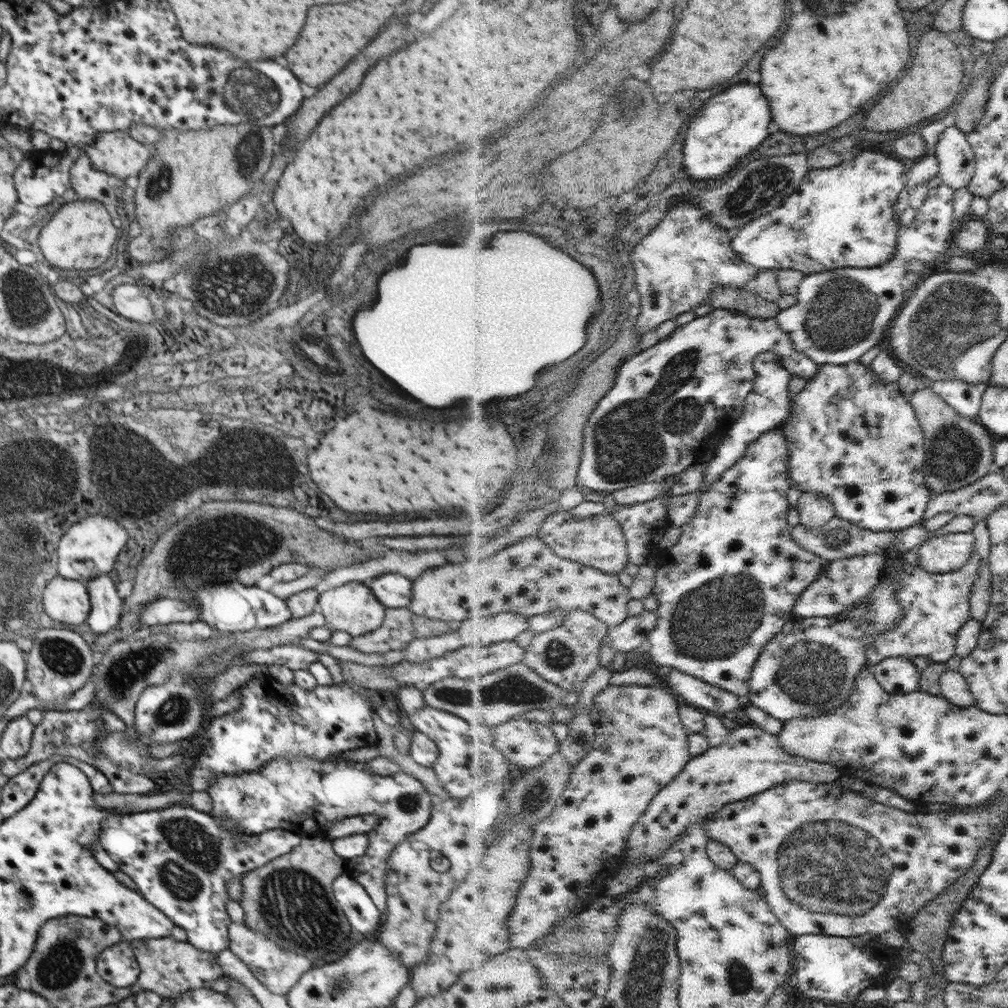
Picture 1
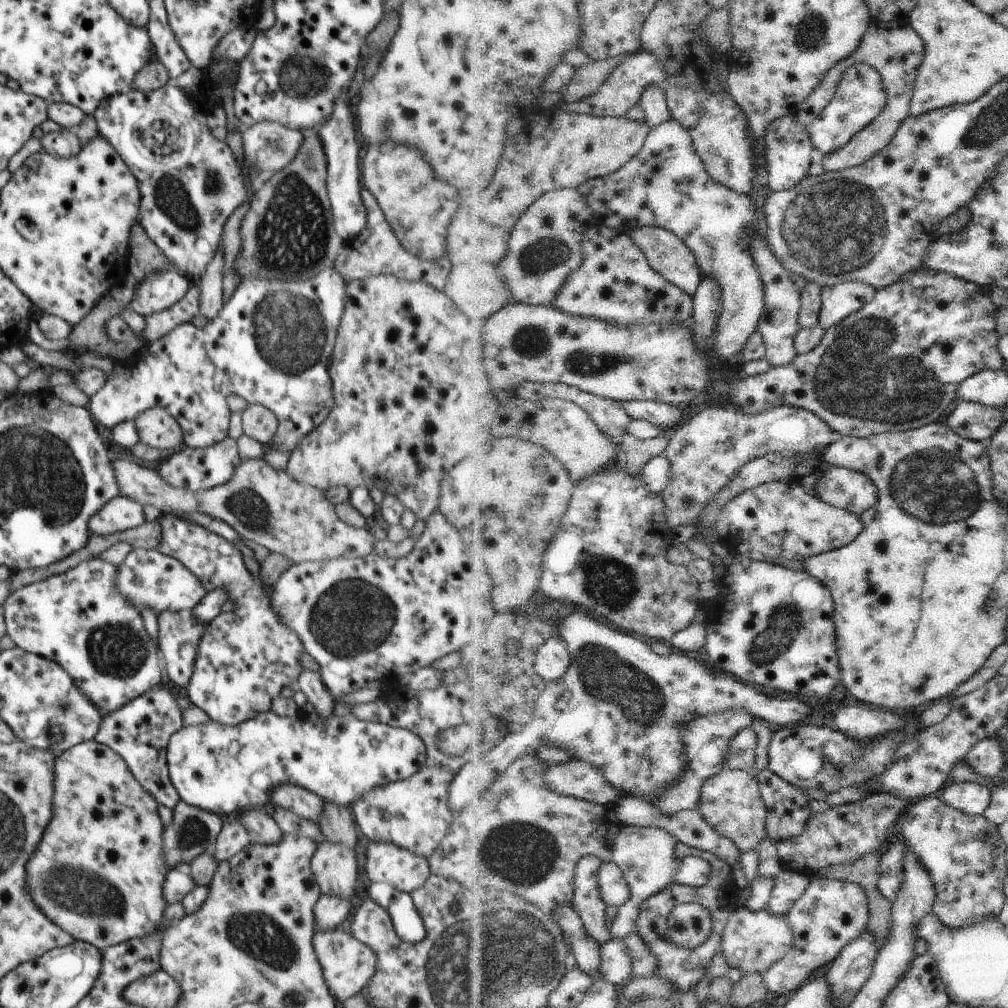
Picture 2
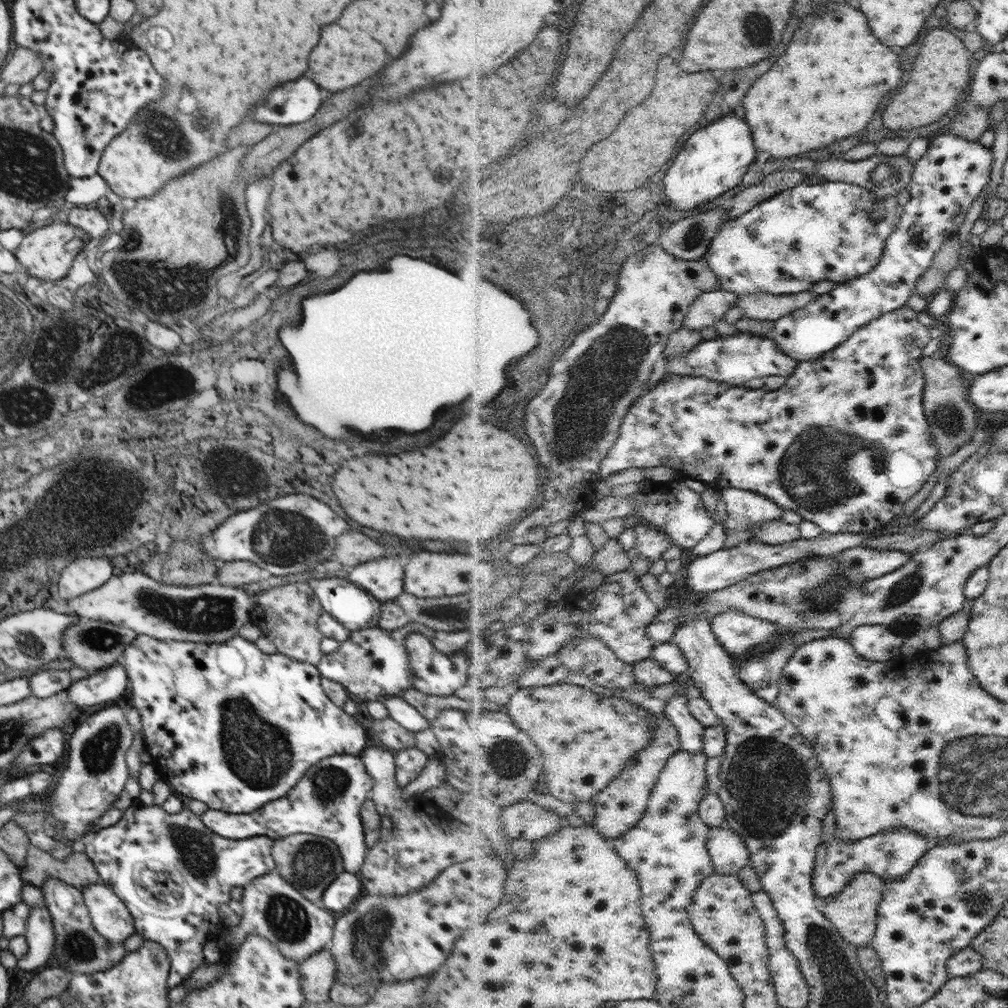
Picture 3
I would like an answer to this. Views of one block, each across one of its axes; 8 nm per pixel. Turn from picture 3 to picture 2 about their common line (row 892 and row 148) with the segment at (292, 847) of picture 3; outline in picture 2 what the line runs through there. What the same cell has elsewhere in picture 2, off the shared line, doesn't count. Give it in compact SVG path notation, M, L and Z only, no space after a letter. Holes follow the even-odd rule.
M318 130L316 131L302 131L303 143L298 151L298 154L293 158L287 167L284 167L280 172L274 175L262 186L262 189L255 192L249 202L249 209L244 215L239 230L241 238L240 252L236 260L236 276L240 279L247 279L248 277L258 277L261 279L281 280L281 281L302 281L304 279L312 278L319 272L335 268L335 260L345 245L343 238L336 232L331 202L329 201L329 194L327 193L327 160L322 146L321 138L319 137Z

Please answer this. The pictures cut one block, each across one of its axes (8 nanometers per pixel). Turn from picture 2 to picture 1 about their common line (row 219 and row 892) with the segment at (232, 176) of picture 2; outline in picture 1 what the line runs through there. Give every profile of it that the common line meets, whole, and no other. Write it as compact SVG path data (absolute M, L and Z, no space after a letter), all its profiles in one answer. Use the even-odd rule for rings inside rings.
M170 805L170 807L130 814L110 815L102 821L100 844L108 856L134 880L139 893L155 908L164 913L175 926L186 931L188 942L198 950L218 955L229 948L228 924L231 923L226 904L231 899L226 891L226 882L239 874L256 870L270 860L288 854L298 846L300 836L282 829L272 829L257 835L246 835L236 841L232 833L220 829L216 819L190 806Z

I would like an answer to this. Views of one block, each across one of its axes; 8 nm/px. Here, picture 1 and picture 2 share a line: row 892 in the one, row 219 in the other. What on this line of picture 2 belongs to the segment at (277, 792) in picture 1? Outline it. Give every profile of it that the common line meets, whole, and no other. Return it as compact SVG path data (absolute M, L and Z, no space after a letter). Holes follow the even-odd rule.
M362 188L361 197L367 210L366 226L356 238L345 243L335 260L335 269L346 284L353 280L387 274L409 281L424 281L439 290L443 290L451 271L451 262L444 256L434 261L422 261L404 250L370 191Z

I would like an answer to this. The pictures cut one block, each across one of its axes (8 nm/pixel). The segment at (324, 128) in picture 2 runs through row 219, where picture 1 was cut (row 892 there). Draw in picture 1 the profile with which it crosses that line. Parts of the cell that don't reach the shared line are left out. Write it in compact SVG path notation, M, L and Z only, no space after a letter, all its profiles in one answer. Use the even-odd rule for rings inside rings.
M348 872L334 879L334 896L346 912L348 922L354 930L368 934L366 938L374 936L380 924L381 913L377 910L366 889L356 880L349 876Z

